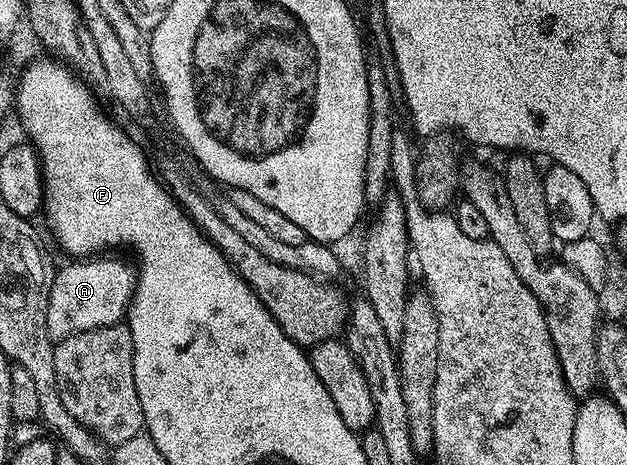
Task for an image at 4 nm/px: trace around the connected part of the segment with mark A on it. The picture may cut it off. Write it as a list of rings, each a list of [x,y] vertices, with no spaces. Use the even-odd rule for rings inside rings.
[[[93,255],[87,259],[72,259],[67,263],[69,265],[61,264],[56,270],[46,307],[48,335],[53,342],[66,339],[70,335],[97,329],[103,325],[121,324],[125,320],[128,304],[132,302],[132,296],[136,290],[136,269],[131,264],[128,266],[126,262],[119,261],[116,255]]]

